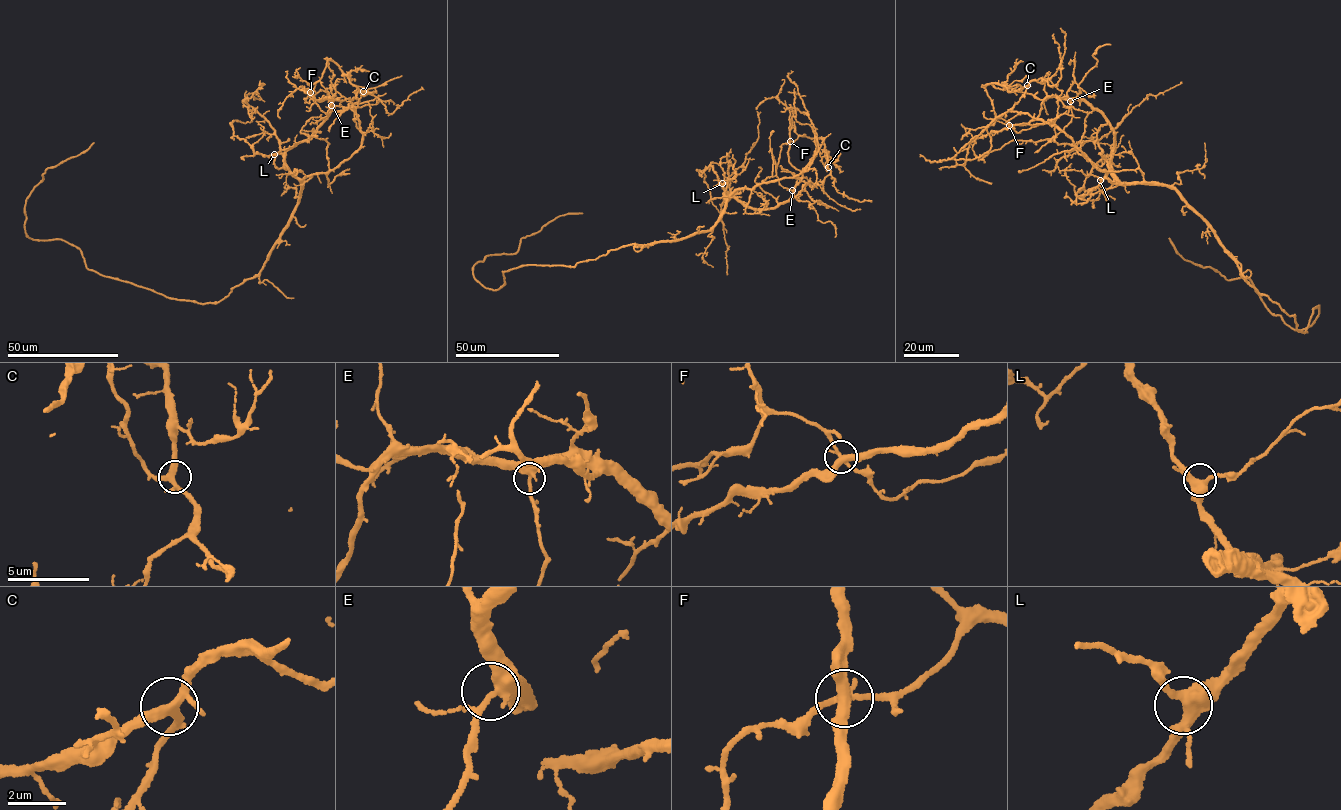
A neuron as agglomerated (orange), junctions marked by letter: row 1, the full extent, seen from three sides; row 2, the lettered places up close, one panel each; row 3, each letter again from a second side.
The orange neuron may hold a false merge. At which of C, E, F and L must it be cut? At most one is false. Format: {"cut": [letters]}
{"cut": ["F"]}

